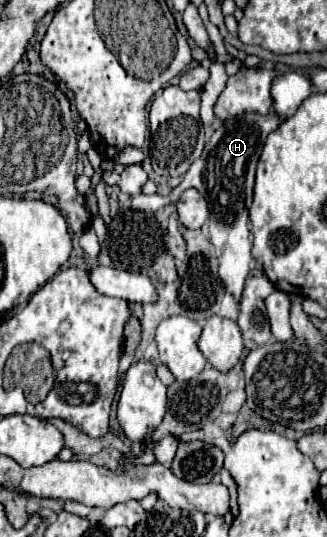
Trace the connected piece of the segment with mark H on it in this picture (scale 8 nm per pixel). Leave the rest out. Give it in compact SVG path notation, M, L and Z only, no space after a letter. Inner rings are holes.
M247 112L247 114L239 114L237 118L225 120L221 128L217 128L213 136L207 140L201 158L191 164L191 168L183 176L183 182L175 188L179 192L185 188L197 188L207 198L209 212L211 212L209 232L211 232L211 244L219 258L219 276L227 292L231 292L235 300L241 298L243 284L251 270L251 260L253 260L247 202L249 202L249 196L253 194L255 168L269 132L275 130L279 124L281 124L281 118L275 112L271 114Z

